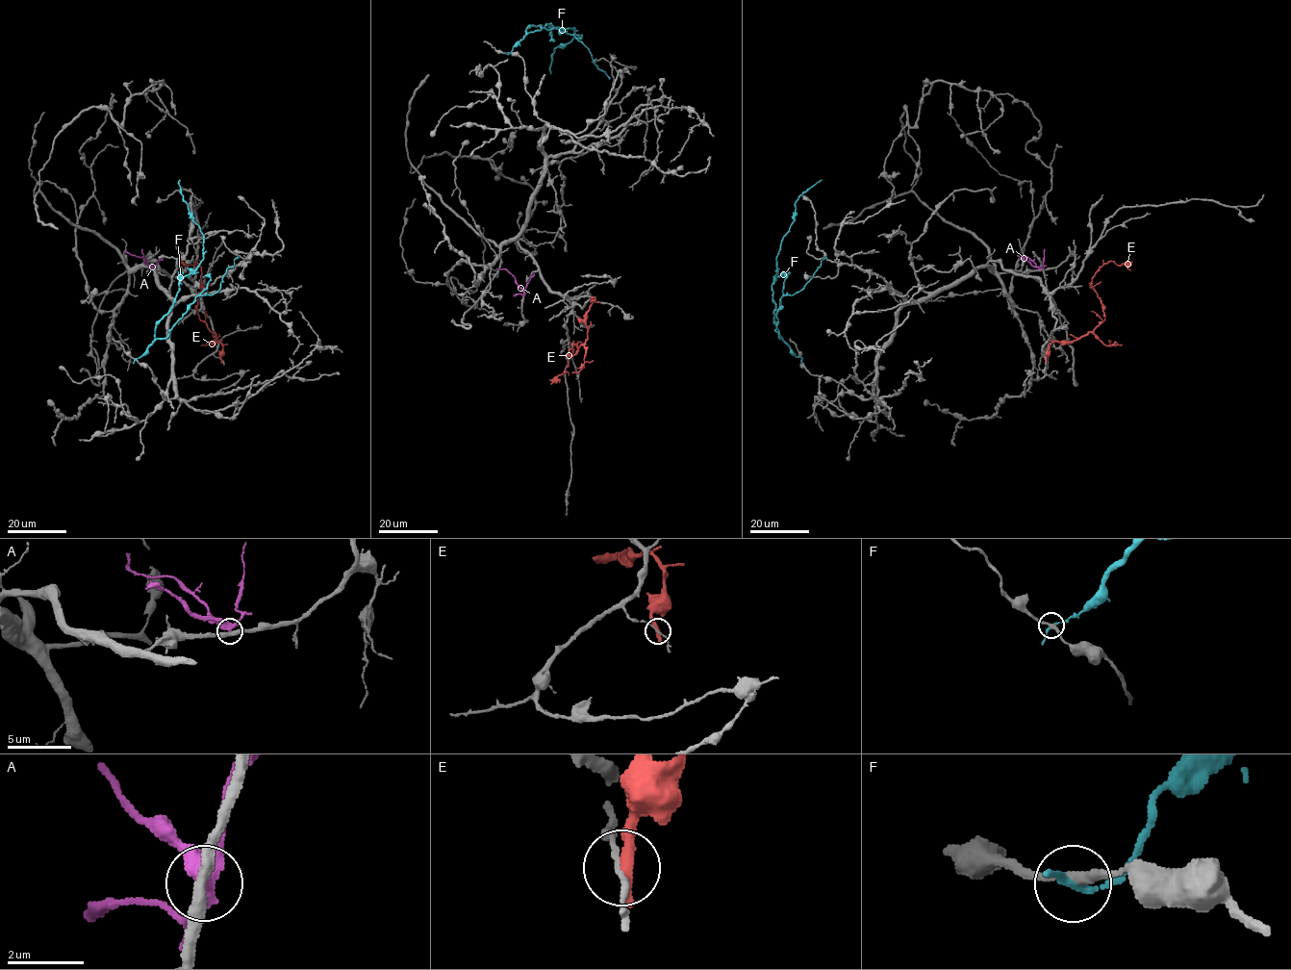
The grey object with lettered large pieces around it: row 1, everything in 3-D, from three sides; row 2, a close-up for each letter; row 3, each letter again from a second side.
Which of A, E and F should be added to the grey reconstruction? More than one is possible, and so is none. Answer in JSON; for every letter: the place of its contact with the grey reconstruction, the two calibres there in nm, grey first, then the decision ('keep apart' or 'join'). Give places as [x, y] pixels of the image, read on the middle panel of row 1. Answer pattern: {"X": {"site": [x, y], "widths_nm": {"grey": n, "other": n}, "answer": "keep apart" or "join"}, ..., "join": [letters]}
{"A": {"site": [524, 293], "widths_nm": {"grey": 340, "other": 320}, "answer": "keep apart"}, "E": {"site": [593, 296], "widths_nm": {"grey": 100, "other": 400}, "answer": "keep apart"}, "F": {"site": [506, 54], "widths_nm": {"grey": 260, "other": 160}, "answer": "keep apart"}, "join": []}

